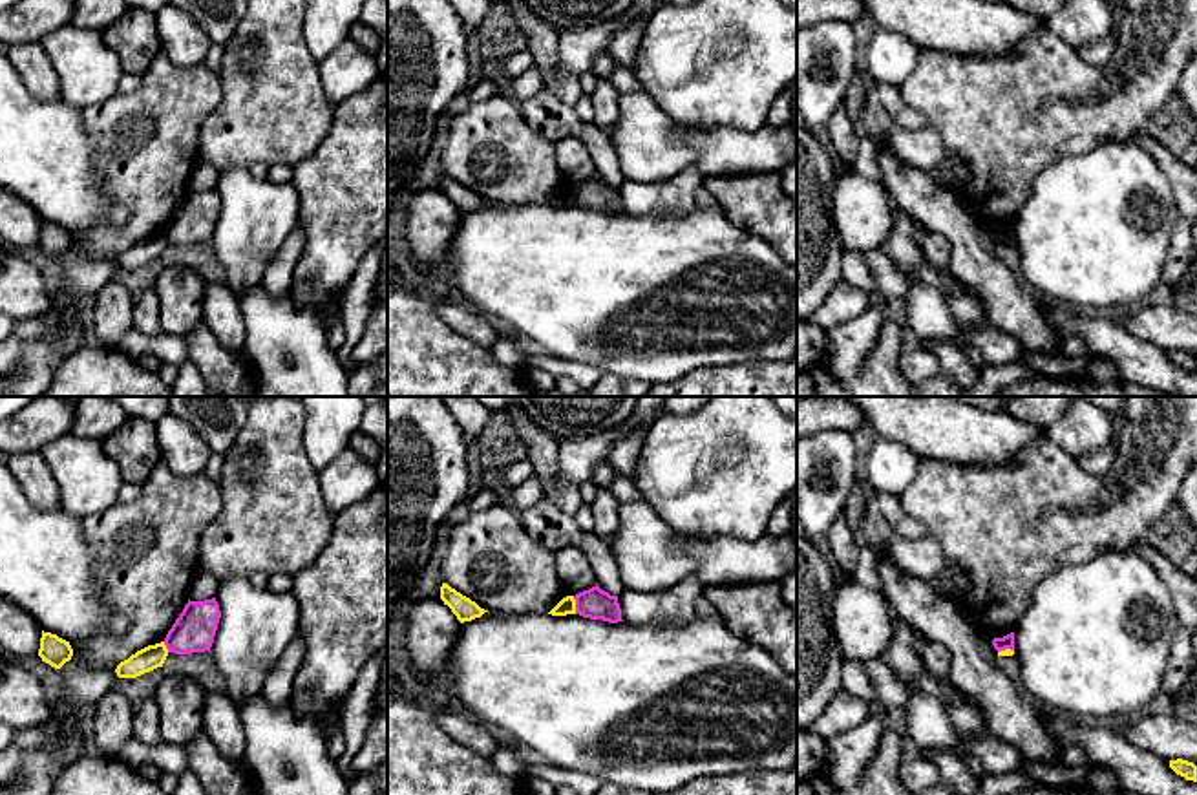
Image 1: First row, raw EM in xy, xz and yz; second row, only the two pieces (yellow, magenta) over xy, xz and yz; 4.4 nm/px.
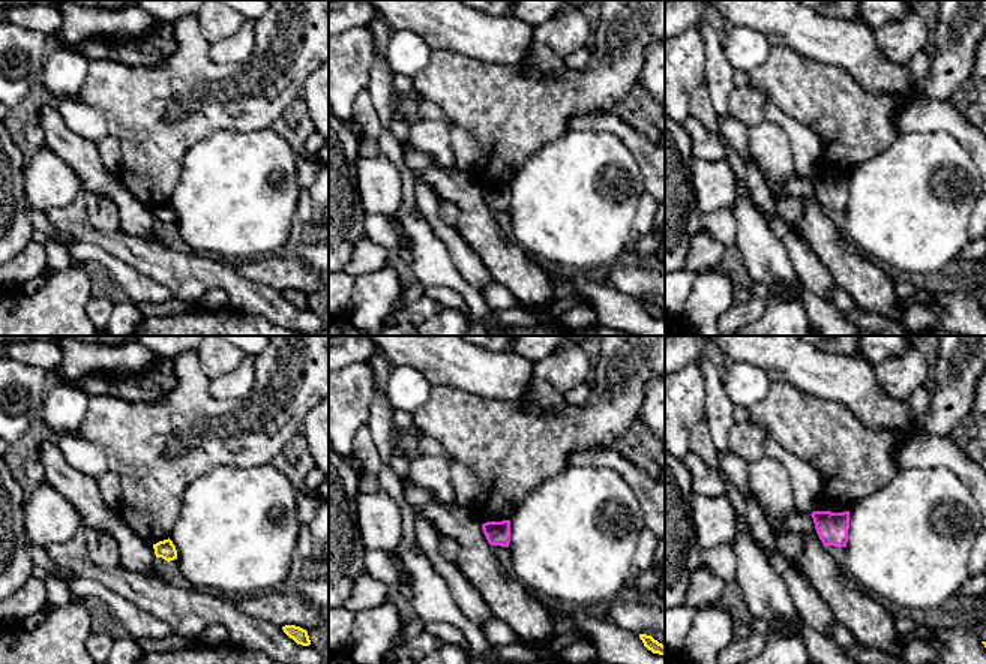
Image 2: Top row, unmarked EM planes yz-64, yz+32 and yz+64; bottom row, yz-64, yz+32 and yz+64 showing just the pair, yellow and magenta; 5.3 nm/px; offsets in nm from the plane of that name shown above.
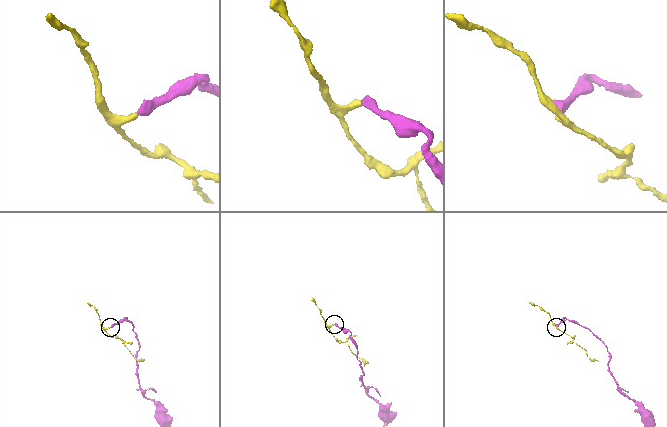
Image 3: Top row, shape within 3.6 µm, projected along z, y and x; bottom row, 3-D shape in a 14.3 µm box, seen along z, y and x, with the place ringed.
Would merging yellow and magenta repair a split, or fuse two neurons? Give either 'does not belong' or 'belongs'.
does not belong

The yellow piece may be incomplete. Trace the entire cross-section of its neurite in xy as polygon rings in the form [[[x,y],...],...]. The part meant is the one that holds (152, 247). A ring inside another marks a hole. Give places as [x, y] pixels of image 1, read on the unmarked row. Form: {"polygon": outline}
{"polygon": [[[164,232],[148,236],[137,241],[135,245],[132,245],[128,250],[121,252],[115,263],[119,269],[137,269],[144,263],[163,258],[166,247],[168,247],[168,239]]]}

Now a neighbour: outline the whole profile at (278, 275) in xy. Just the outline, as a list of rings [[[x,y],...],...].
[[[294,227],[278,249],[276,256],[265,267],[260,283],[272,296],[283,296],[291,291],[294,269],[303,250],[305,234]]]

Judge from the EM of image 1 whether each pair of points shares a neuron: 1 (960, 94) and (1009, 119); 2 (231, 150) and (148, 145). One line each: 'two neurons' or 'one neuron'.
1: one neuron
2: two neurons

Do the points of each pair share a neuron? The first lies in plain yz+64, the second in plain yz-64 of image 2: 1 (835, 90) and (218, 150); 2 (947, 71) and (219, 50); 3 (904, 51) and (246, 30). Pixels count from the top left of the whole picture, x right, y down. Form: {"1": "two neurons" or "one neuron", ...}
{"1": "two neurons", "2": "two neurons", "3": "two neurons"}

